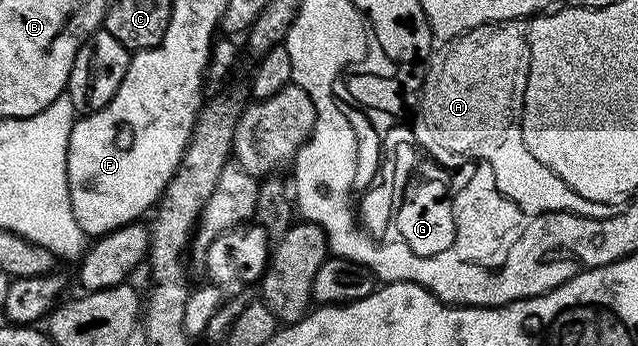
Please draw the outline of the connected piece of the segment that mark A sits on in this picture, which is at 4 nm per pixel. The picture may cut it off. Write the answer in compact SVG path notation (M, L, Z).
M517 21L490 22L458 35L450 41L443 41L431 53L426 64L424 80L424 100L422 111L427 116L425 133L430 133L429 141L439 151L451 149L460 152L463 160L475 158L490 169L492 185L505 191L520 208L538 211L547 209L578 210L578 213L596 214L599 203L586 202L570 192L568 184L540 164L524 144L522 135L522 109L524 92L530 71L530 49L526 43L526 31Z

